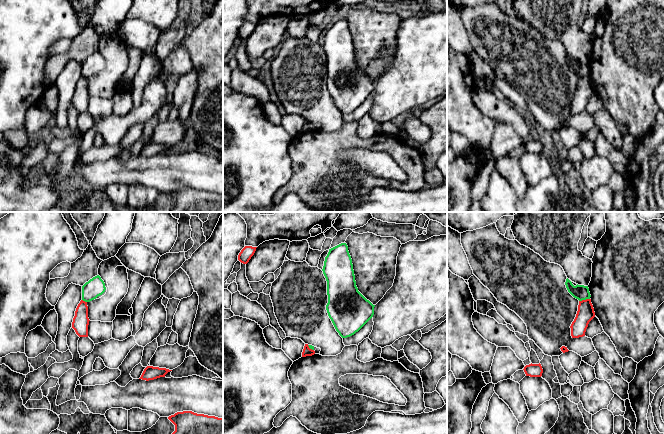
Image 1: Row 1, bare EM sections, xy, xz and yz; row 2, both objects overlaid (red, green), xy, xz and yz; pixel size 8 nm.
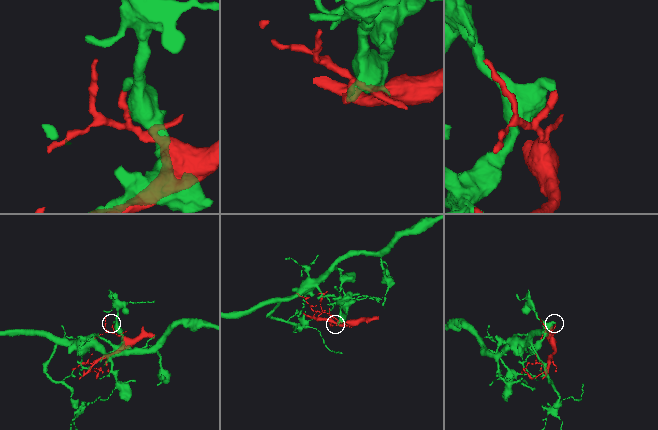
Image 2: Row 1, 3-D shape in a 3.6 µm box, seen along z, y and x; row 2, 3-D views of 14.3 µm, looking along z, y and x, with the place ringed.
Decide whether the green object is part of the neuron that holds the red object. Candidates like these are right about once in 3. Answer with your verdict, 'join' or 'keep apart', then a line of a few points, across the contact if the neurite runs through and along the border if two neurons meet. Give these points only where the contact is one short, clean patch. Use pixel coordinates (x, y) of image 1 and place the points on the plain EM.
keep apart | yz (589, 74), (579, 77)

